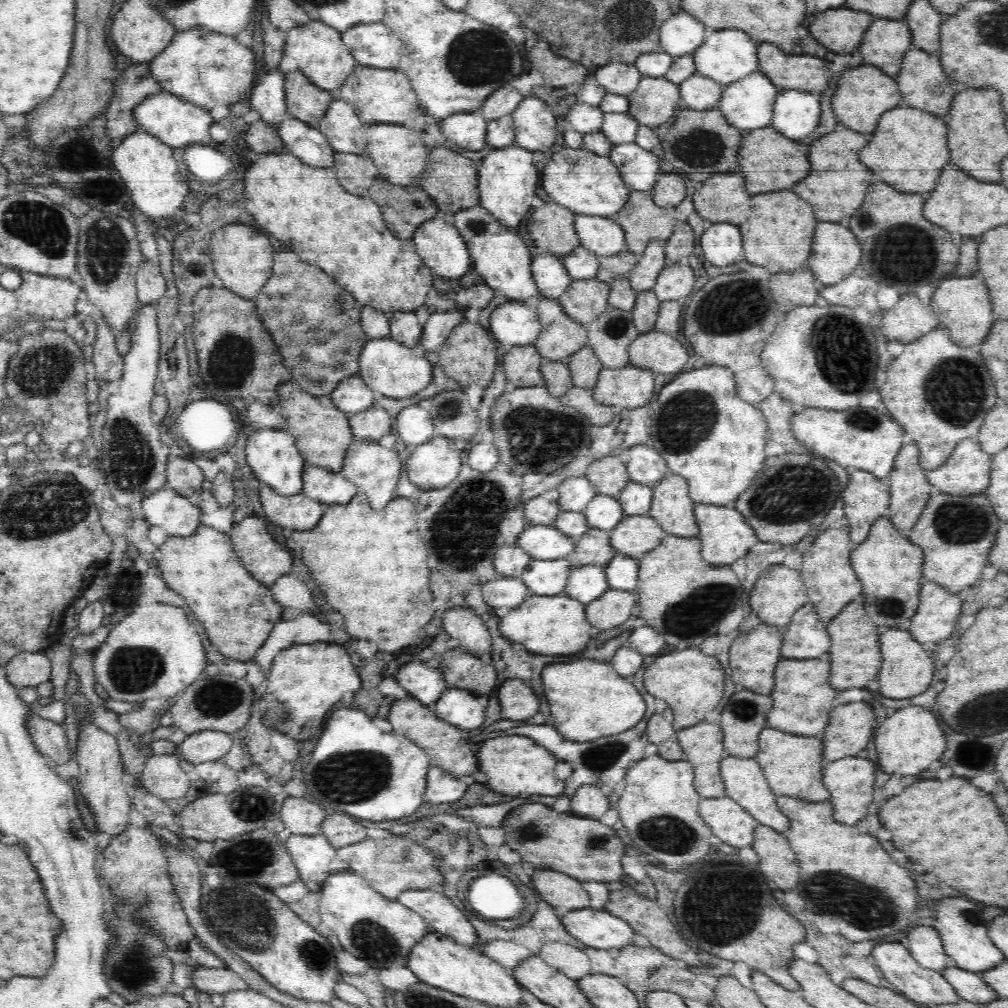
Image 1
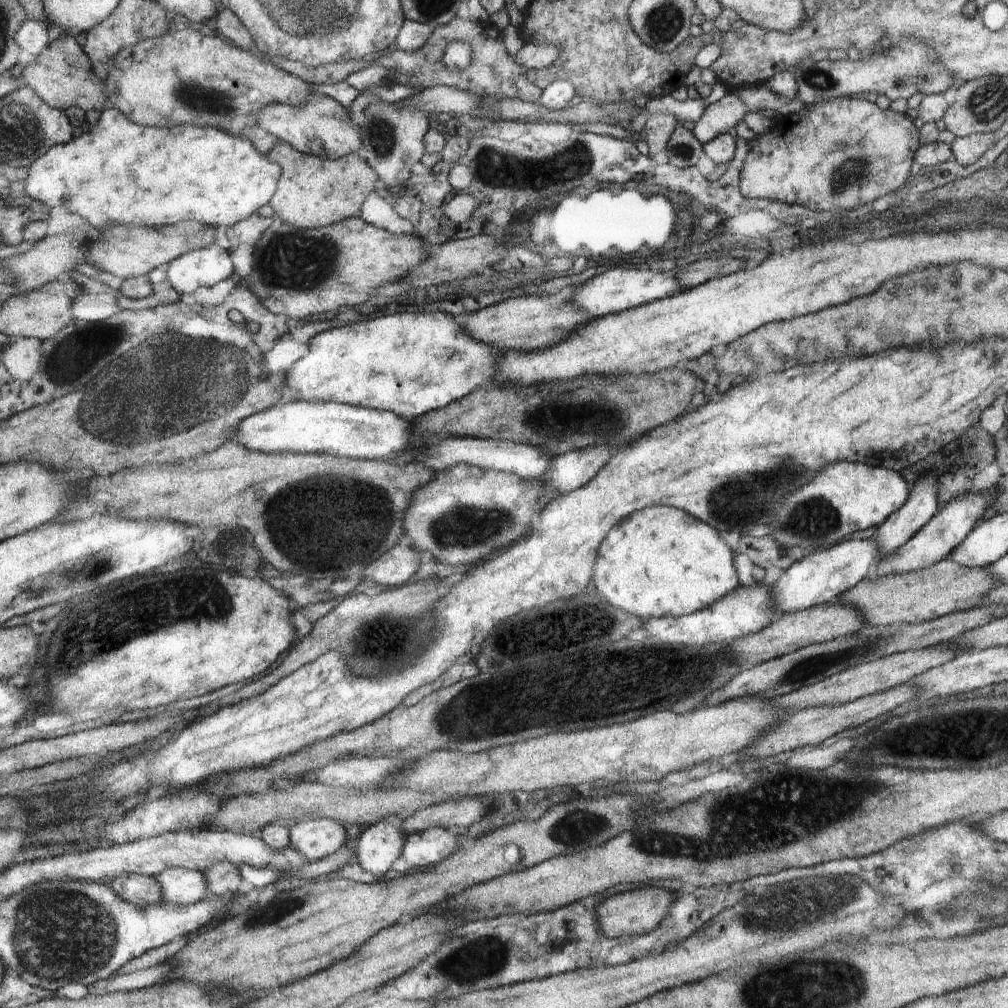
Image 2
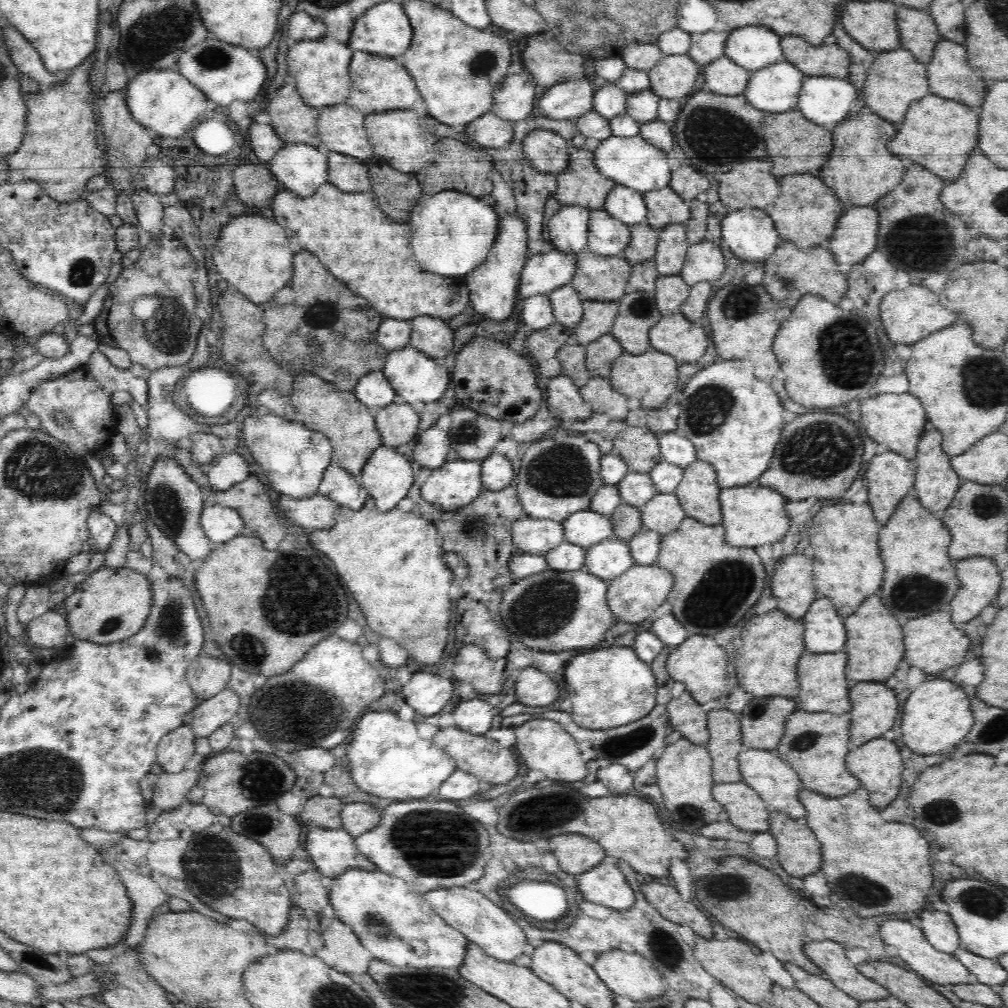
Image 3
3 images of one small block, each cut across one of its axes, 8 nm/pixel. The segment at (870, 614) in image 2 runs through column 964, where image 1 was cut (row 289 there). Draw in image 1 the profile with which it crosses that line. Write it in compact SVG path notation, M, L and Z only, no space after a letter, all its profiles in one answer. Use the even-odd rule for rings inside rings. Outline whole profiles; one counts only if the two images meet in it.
M573 280L557 300L573 320L589 325L610 308L609 292L610 285L605 281Z

